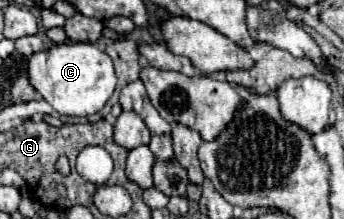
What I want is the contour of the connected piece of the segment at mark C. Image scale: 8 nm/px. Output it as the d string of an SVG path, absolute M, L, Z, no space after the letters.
M64 42L48 50L40 50L28 60L30 84L42 98L58 112L68 116L90 116L104 108L116 88L116 74L112 60L96 44L90 42Z

